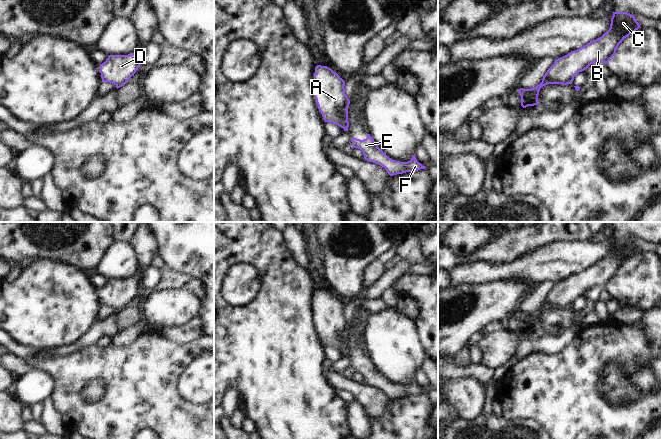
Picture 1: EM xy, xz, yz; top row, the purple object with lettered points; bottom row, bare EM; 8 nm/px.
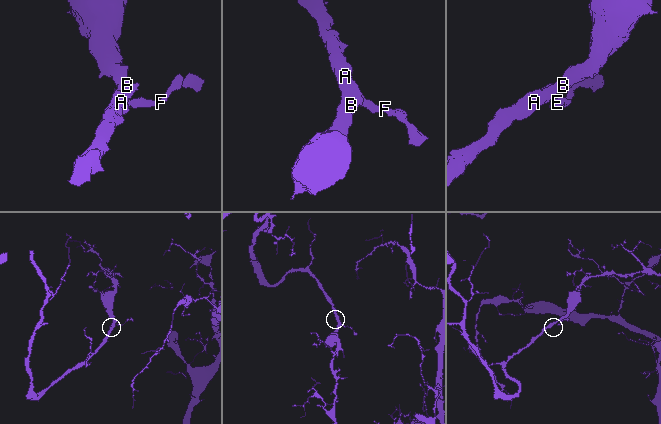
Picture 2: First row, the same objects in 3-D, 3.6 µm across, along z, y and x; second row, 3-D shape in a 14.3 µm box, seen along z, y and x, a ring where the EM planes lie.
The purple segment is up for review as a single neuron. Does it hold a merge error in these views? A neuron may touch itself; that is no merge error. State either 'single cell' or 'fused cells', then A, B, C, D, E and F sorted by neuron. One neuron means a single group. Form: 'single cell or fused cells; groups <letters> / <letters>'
fused cells; groups A B C D / E F

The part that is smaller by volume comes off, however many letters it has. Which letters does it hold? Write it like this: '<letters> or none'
E, F

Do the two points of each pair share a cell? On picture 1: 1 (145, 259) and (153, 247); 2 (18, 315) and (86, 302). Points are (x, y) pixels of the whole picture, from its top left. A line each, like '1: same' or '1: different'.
1: same
2: same

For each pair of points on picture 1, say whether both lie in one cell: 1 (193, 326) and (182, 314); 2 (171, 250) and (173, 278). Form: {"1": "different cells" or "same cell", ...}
{"1": "different cells", "2": "different cells"}

